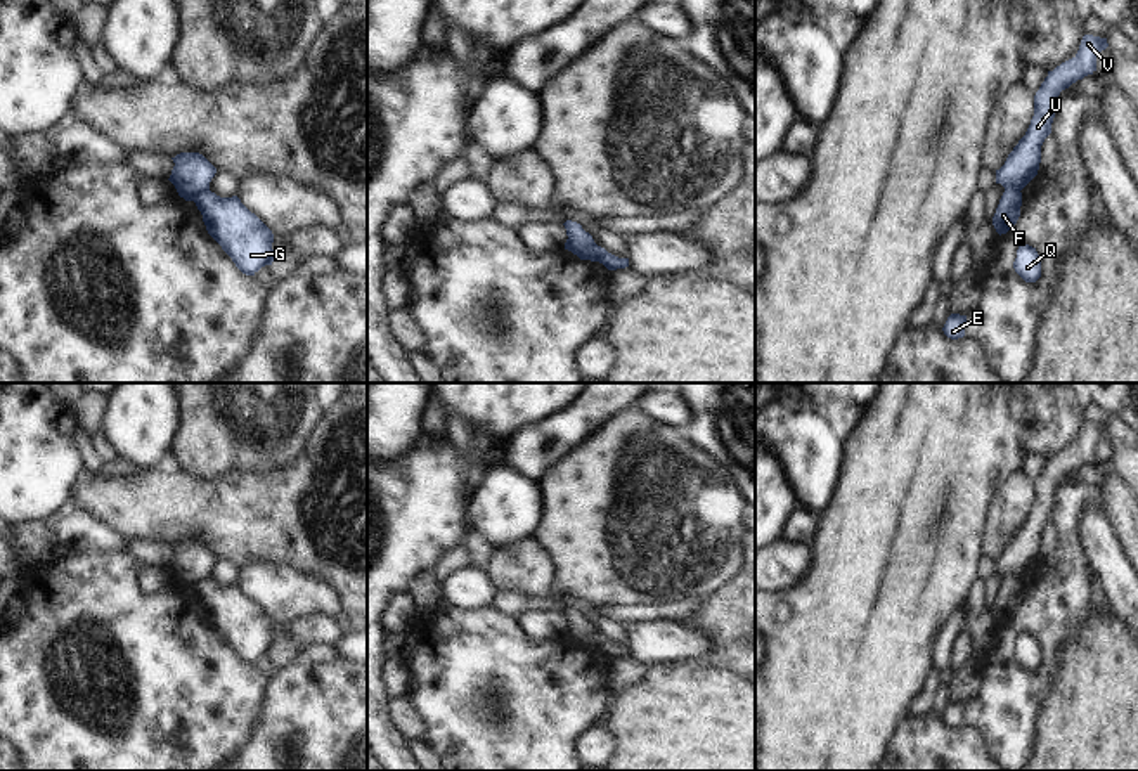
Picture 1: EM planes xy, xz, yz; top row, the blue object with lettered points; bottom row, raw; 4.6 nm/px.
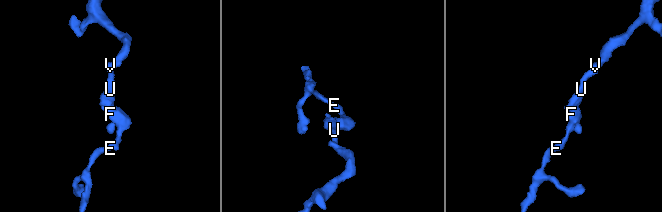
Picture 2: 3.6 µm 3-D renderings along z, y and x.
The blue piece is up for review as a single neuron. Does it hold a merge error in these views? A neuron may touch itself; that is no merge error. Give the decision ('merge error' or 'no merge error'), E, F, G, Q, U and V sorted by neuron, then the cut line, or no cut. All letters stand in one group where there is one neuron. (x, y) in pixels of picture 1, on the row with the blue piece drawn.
merge error; E F G Q / U V; cut in xy along (208, 187), (191, 200)

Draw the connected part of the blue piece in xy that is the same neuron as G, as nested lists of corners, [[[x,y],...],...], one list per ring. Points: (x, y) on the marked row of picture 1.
[[[210,189],[192,199],[208,234],[232,258],[236,267],[255,275],[274,262],[274,234],[237,196],[220,198]]]

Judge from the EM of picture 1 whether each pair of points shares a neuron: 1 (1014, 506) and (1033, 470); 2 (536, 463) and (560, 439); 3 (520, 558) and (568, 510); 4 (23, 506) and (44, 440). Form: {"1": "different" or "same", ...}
{"1": "different", "2": "same", "3": "different", "4": "same"}

